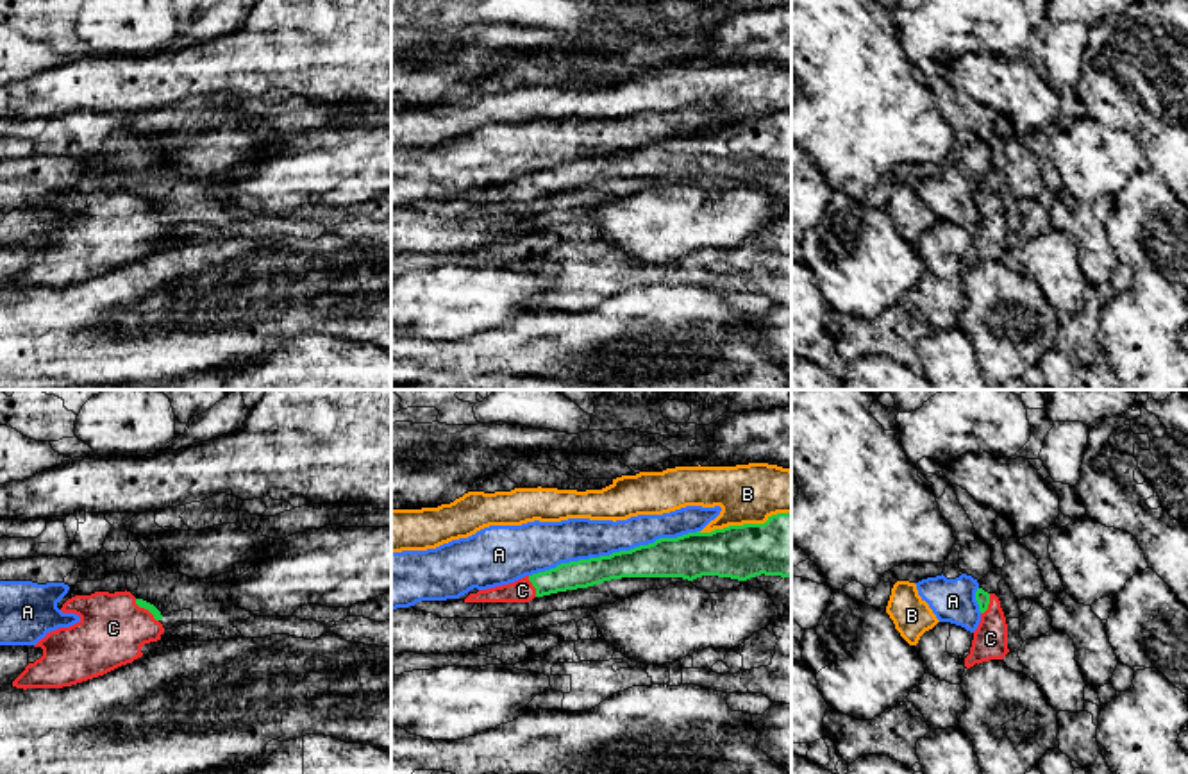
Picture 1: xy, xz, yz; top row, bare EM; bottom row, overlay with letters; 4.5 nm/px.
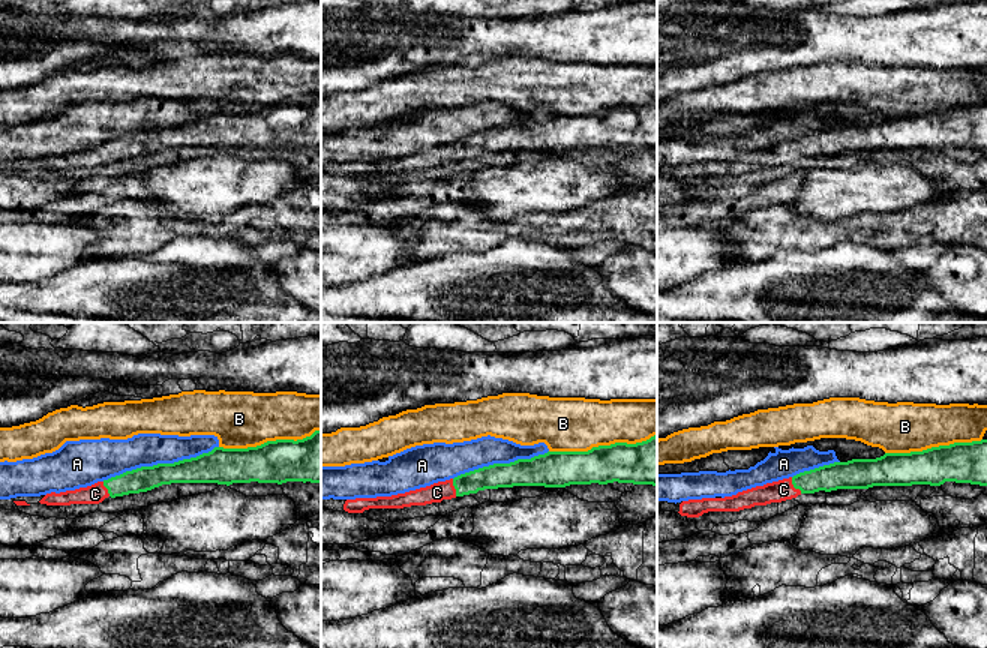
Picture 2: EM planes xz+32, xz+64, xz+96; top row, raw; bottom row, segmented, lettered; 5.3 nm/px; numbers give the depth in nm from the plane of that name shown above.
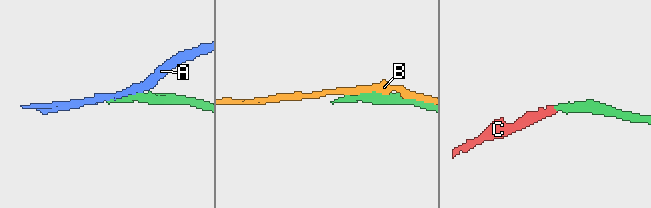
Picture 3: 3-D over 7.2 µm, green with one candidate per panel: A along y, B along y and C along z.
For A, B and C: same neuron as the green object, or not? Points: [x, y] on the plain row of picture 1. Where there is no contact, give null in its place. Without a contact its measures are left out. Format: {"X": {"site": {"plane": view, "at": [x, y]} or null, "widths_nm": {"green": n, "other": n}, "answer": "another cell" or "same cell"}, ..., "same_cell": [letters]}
{"A": {"site": {"plane": "xz", "at": [613, 152]}, "widths_nm": {"green": 180, "other": 190}, "answer": "another cell"}, "B": {"site": {"plane": "xz", "at": [744, 124]}, "widths_nm": {"green": 280, "other": 280}, "answer": "another cell"}, "C": {"site": {"plane": "xy", "at": [145, 208]}, "widths_nm": {"green": 40, "other": 300}, "answer": "same cell"}, "same_cell": ["C"]}

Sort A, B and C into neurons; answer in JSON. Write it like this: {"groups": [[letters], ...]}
{"groups": [["A"], ["B"], ["C"]]}

